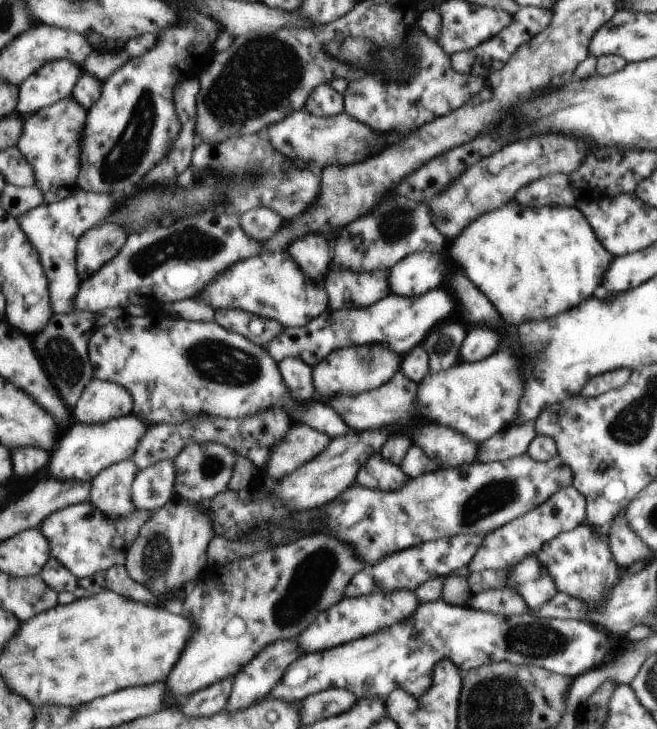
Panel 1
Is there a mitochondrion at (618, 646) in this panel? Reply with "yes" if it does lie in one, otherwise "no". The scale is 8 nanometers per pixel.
no

